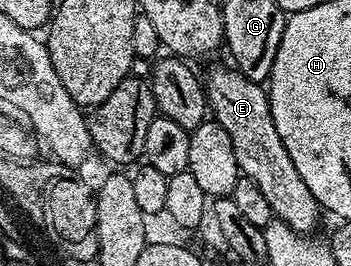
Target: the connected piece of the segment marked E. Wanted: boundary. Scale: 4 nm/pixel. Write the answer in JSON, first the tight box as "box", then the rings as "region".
{"box":[206,63,322,234],"region":[[[225,63],[225,65],[214,66],[209,71],[208,77],[206,76],[206,96],[211,116],[222,127],[222,131],[230,135],[230,147],[234,147],[234,159],[238,159],[241,174],[249,177],[258,187],[258,191],[262,191],[266,203],[270,203],[273,218],[286,223],[296,233],[311,234],[312,228],[320,221],[322,210],[314,195],[310,195],[310,187],[306,187],[302,175],[298,175],[294,162],[290,160],[290,154],[286,152],[286,147],[282,147],[278,127],[274,127],[274,119],[270,115],[267,88],[261,82],[251,81],[231,64]]]}

